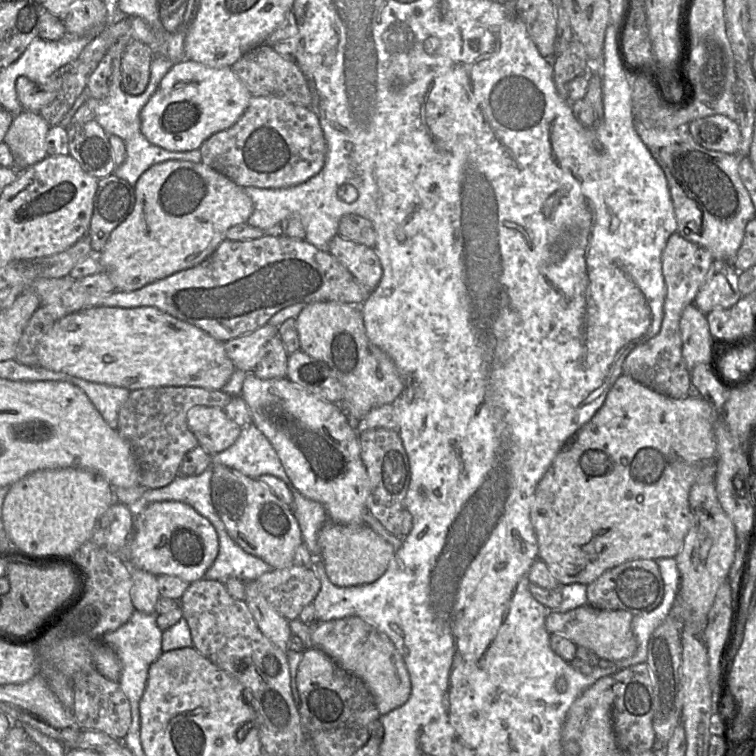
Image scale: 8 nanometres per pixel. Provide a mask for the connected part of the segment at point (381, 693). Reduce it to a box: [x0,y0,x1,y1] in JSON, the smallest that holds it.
[311,616,411,715]

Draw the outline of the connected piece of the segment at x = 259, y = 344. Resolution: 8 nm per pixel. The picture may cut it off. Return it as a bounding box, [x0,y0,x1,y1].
[224,323,278,373]

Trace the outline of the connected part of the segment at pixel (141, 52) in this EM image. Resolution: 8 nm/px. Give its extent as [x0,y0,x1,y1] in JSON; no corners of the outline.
[121,39,154,95]

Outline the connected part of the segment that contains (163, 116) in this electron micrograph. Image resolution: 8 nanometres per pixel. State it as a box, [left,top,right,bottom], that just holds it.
[141,59,250,152]

